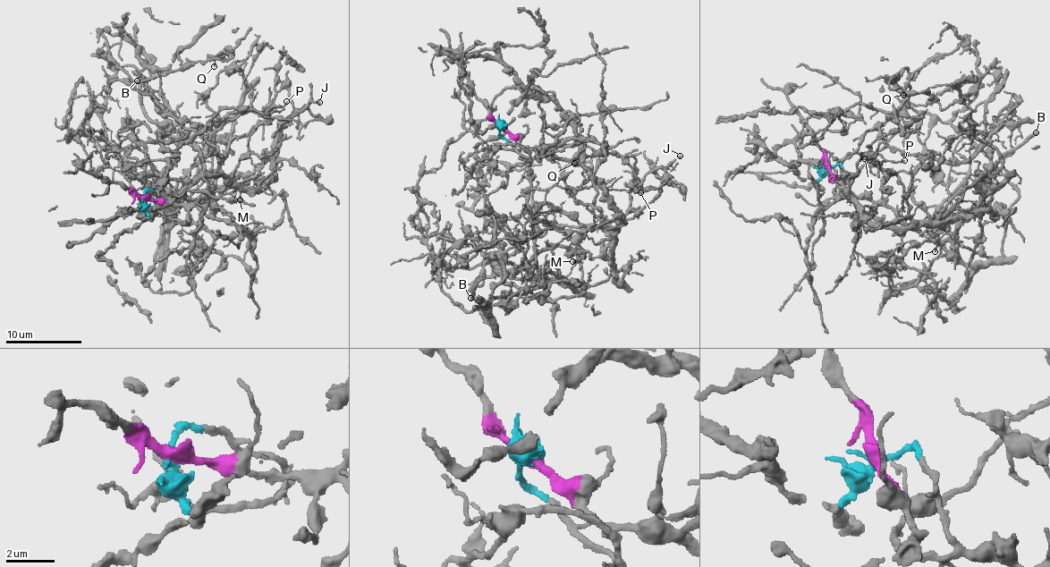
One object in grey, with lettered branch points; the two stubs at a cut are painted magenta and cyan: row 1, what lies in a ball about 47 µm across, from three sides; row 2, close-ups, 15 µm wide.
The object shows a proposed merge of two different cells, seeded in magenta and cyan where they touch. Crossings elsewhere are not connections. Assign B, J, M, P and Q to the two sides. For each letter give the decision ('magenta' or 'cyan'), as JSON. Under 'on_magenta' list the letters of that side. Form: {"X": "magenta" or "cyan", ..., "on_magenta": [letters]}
{"B": "cyan", "J": "magenta", "M": "cyan", "P": "magenta", "Q": "magenta", "on_magenta": ["J", "P", "Q"]}

